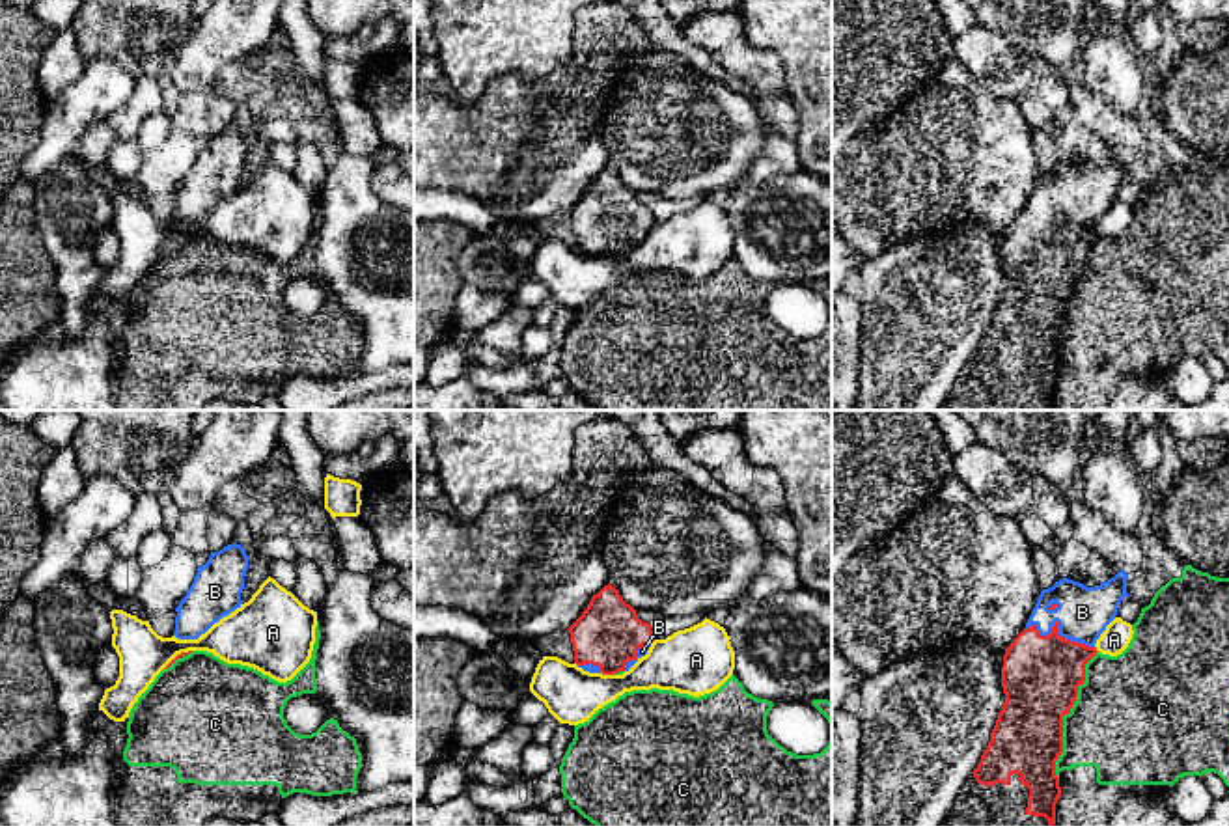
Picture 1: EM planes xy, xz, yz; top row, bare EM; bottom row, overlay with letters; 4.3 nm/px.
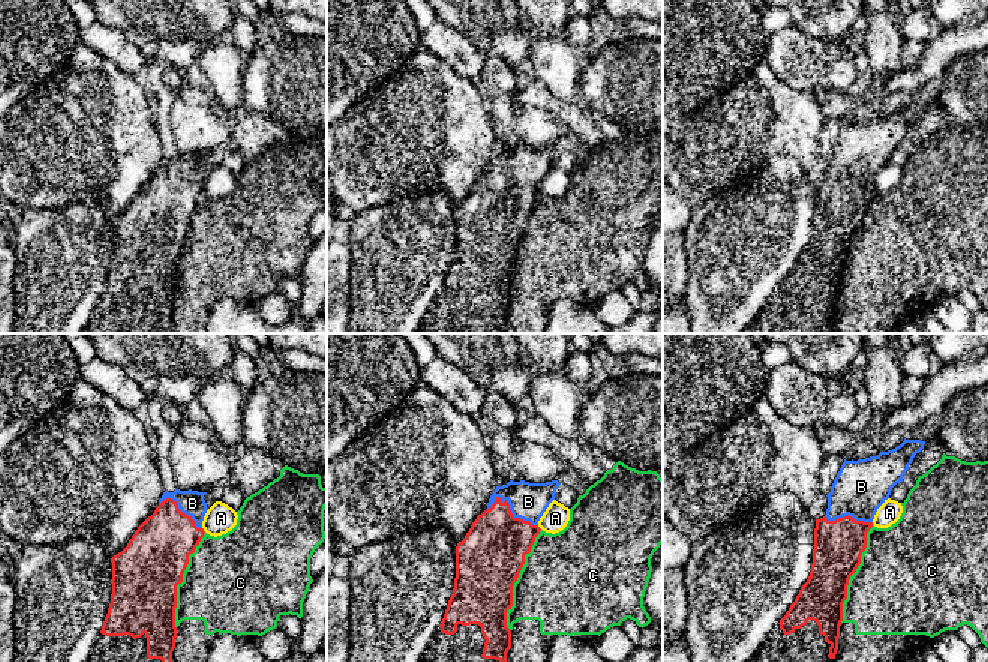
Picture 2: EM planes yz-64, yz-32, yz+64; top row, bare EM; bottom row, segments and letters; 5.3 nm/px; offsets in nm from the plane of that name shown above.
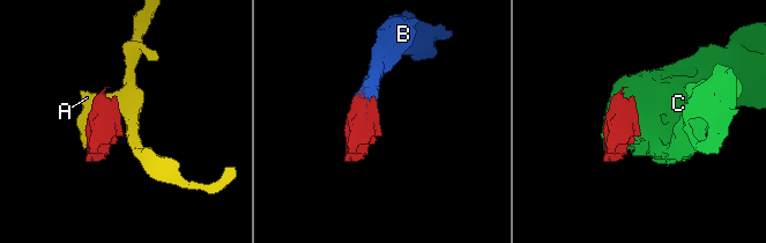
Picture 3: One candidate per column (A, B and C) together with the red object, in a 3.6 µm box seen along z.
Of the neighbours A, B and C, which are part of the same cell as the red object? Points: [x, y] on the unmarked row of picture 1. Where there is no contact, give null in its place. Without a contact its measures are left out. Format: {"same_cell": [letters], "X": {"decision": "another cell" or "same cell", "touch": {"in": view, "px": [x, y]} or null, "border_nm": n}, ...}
{"same_cell": ["B"], "A": {"decision": "another cell", "touch": {"in": "xz", "px": [607, 256]}, "border_nm": 70}, "B": {"decision": "same cell", "touch": {"in": "yz", "px": [1058, 211]}, "border_nm": 300}, "C": {"decision": "another cell", "touch": {"in": "yz", "px": [1065, 295]}, "border_nm": 600}}

